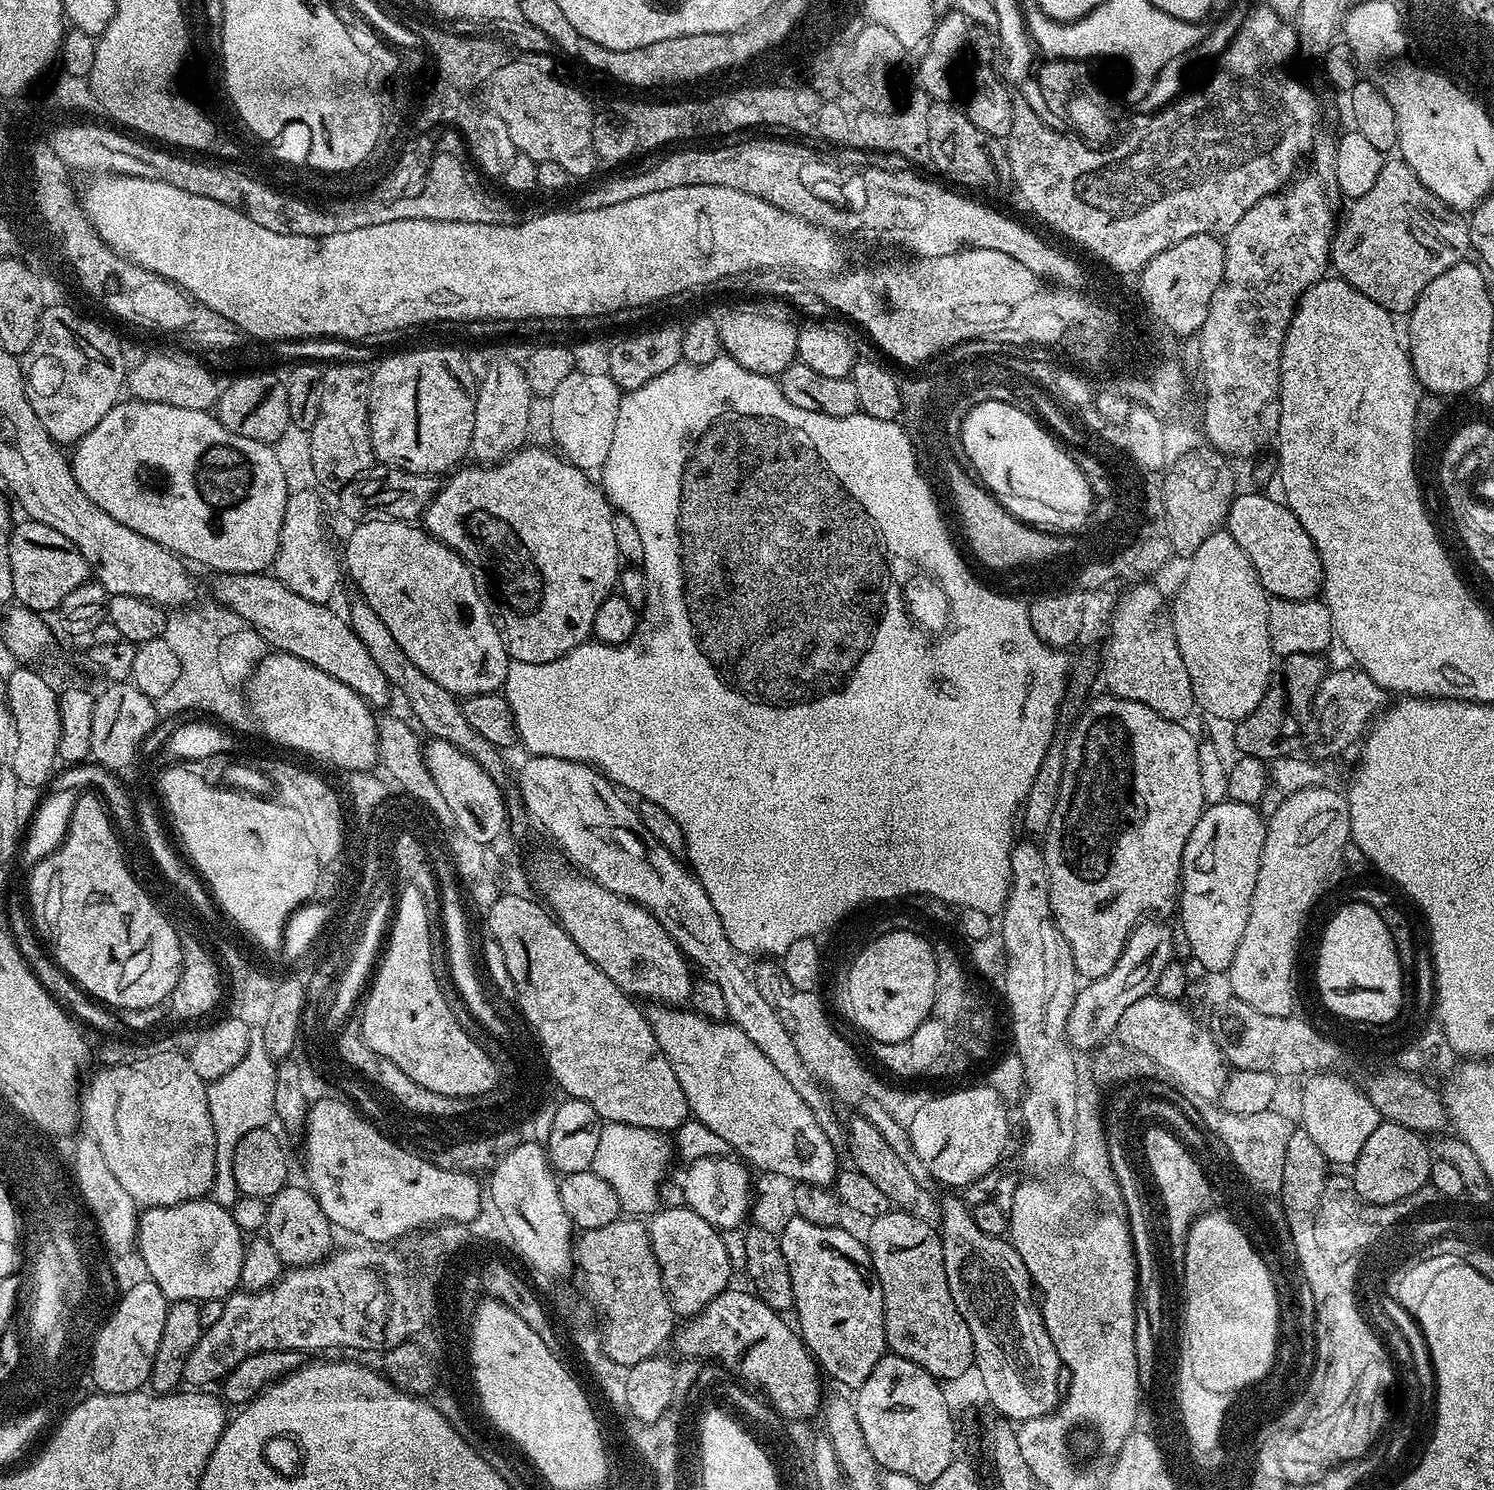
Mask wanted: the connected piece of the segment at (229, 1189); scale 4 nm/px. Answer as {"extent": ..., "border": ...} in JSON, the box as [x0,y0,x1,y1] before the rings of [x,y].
{"extent":[208,1030,276,1209],"border":[[[260,1030],[252,1032],[246,1054],[234,1070],[222,1074],[222,1078],[208,1084],[208,1109],[214,1122],[216,1139],[216,1173],[210,1199],[218,1206],[231,1209],[242,1195],[238,1182],[234,1182],[232,1159],[238,1142],[255,1128],[271,1125],[274,1120],[274,1086],[276,1085],[276,1065],[273,1056],[263,1045],[263,1034]]]}

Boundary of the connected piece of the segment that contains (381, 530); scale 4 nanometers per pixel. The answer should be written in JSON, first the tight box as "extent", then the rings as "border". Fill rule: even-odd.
{"extent":[342,520,510,698],"border":[[[365,520],[357,523],[353,528],[356,529],[348,536],[348,545],[344,548],[344,556],[342,552],[343,567],[346,572],[348,570],[349,574],[352,575],[353,582],[360,587],[359,595],[376,611],[378,618],[382,618],[382,622],[386,622],[386,630],[390,630],[390,634],[394,634],[394,642],[398,642],[398,646],[404,651],[406,658],[410,658],[410,662],[414,662],[414,666],[418,666],[418,670],[422,670],[427,676],[434,678],[434,682],[438,682],[438,686],[450,690],[457,697],[463,698],[474,694],[482,694],[483,692],[500,692],[504,687],[504,679],[508,673],[508,665],[510,663],[506,641],[494,616],[494,621],[492,621],[492,616],[488,613],[487,602],[480,597],[480,592],[476,589],[476,580],[472,577],[472,572],[468,569],[467,562],[454,549],[447,548],[443,544],[445,542],[443,539],[429,534],[423,527],[417,526],[412,522],[402,520]]]}

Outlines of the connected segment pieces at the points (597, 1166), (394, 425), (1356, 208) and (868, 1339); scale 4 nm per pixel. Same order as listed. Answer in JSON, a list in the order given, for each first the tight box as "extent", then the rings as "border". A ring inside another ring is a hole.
[{"extent":[591,1123,674,1214],"border":[[[605,1123],[600,1130],[598,1154],[594,1154],[591,1171],[614,1186],[614,1194],[618,1194],[618,1202],[625,1213],[652,1214],[661,1203],[660,1183],[668,1172],[668,1163],[672,1158],[674,1144],[665,1133],[629,1124]]]},{"extent":[368,348,476,474],"border":[[[416,348],[413,352],[400,352],[397,356],[388,356],[381,362],[370,376],[370,387],[368,390],[368,425],[372,435],[372,451],[375,459],[382,464],[391,464],[393,468],[404,468],[408,472],[427,472],[429,474],[447,473],[455,469],[461,463],[460,459],[469,455],[471,446],[471,435],[474,434],[474,414],[476,397],[472,391],[472,368],[468,360],[456,348]]]},{"extent":[1331,158,1472,314],"border":[[[1402,158],[1385,159],[1382,174],[1374,181],[1370,194],[1362,194],[1362,198],[1351,201],[1347,206],[1348,213],[1344,221],[1339,221],[1332,237],[1331,267],[1336,268],[1335,275],[1351,288],[1369,296],[1378,306],[1382,306],[1393,314],[1411,313],[1418,297],[1438,278],[1438,274],[1446,274],[1455,264],[1469,255],[1472,243],[1468,233],[1470,224],[1461,213],[1448,208],[1431,190],[1410,170],[1410,166]]]},{"extent":[779,1215,886,1390],"border":[[[797,1215],[779,1239],[793,1283],[800,1338],[827,1375],[858,1390],[886,1354],[884,1299],[865,1241],[851,1236],[844,1226],[816,1226]]]}]

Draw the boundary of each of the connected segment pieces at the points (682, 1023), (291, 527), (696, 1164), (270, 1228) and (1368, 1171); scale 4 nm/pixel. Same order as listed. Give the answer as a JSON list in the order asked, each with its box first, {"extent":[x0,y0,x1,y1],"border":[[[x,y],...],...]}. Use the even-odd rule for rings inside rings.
[{"extent":[646,1006,838,1185],"border":[[[652,1006],[652,1009],[647,1009],[646,1015],[658,1046],[672,1064],[678,1086],[682,1086],[682,1094],[686,1094],[689,1113],[724,1138],[729,1149],[753,1169],[756,1167],[761,1173],[784,1174],[802,1184],[831,1185],[838,1175],[837,1145],[828,1139],[810,1106],[798,1098],[798,1090],[794,1090],[794,1086],[778,1074],[770,1058],[766,1058],[766,1054],[762,1054],[762,1050],[758,1050],[758,1046],[750,1042],[736,1024],[707,1020],[695,1010],[684,1010],[680,1006]]]},{"extent":[274,488,342,604],"border":[[[304,488],[301,492],[293,491],[289,495],[286,502],[286,514],[280,531],[280,551],[276,553],[274,575],[277,580],[282,582],[282,586],[294,590],[294,594],[298,594],[310,602],[328,604],[331,601],[331,596],[336,592],[336,587],[340,584],[339,571],[341,572],[342,566],[338,561],[337,553],[335,556],[331,546],[328,545],[328,536],[324,533],[324,504],[320,501],[319,494],[321,495],[321,493],[316,492]]]},{"extent":[682,1156,752,1231],"border":[[[730,1156],[702,1157],[687,1165],[682,1182],[685,1205],[721,1231],[737,1229],[749,1215],[752,1205],[752,1178],[749,1169],[739,1160]]]},{"extent":[266,1187,334,1268],"border":[[[284,1187],[277,1196],[267,1201],[266,1235],[270,1246],[274,1246],[274,1254],[278,1254],[281,1265],[305,1268],[308,1264],[318,1264],[321,1260],[328,1259],[334,1248],[334,1226],[328,1221],[316,1197],[307,1187],[292,1187]]]},{"extent":[1350,1122,1433,1204],"border":[[[1382,1122],[1366,1138],[1362,1154],[1358,1154],[1356,1163],[1351,1169],[1350,1177],[1357,1193],[1366,1203],[1397,1204],[1407,1195],[1429,1183],[1432,1175],[1433,1157],[1429,1145],[1424,1145],[1425,1137],[1412,1132],[1406,1126],[1395,1122]]]}]

